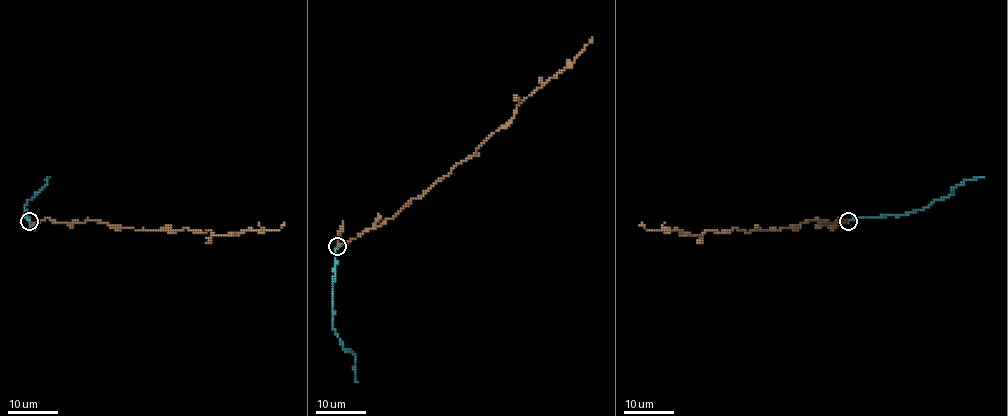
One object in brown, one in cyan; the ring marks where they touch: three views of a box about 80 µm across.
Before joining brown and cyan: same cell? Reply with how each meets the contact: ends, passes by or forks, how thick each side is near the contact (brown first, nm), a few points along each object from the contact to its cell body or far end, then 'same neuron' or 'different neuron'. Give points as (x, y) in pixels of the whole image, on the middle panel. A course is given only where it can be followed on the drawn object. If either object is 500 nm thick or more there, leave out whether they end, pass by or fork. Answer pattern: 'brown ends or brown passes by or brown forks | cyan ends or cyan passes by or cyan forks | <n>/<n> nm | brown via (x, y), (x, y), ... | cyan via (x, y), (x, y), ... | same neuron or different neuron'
brown passes by | cyan ends | 200/200 nm | brown via (337, 247), (381, 225), (468, 159), (512, 118), (524, 98), (568, 67), (591, 38) | cyan via (337, 247), (332, 297), (333, 325), (342, 346), (355, 355), (357, 381) | different neuron

